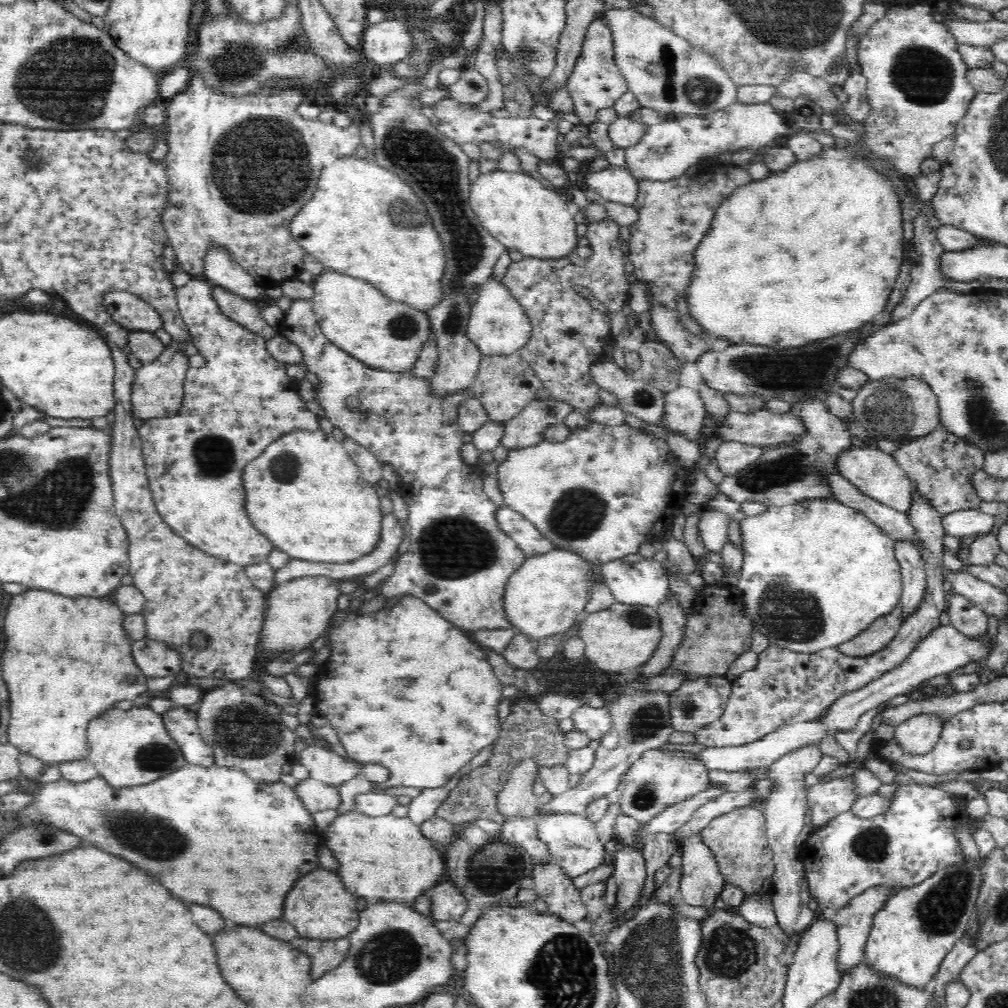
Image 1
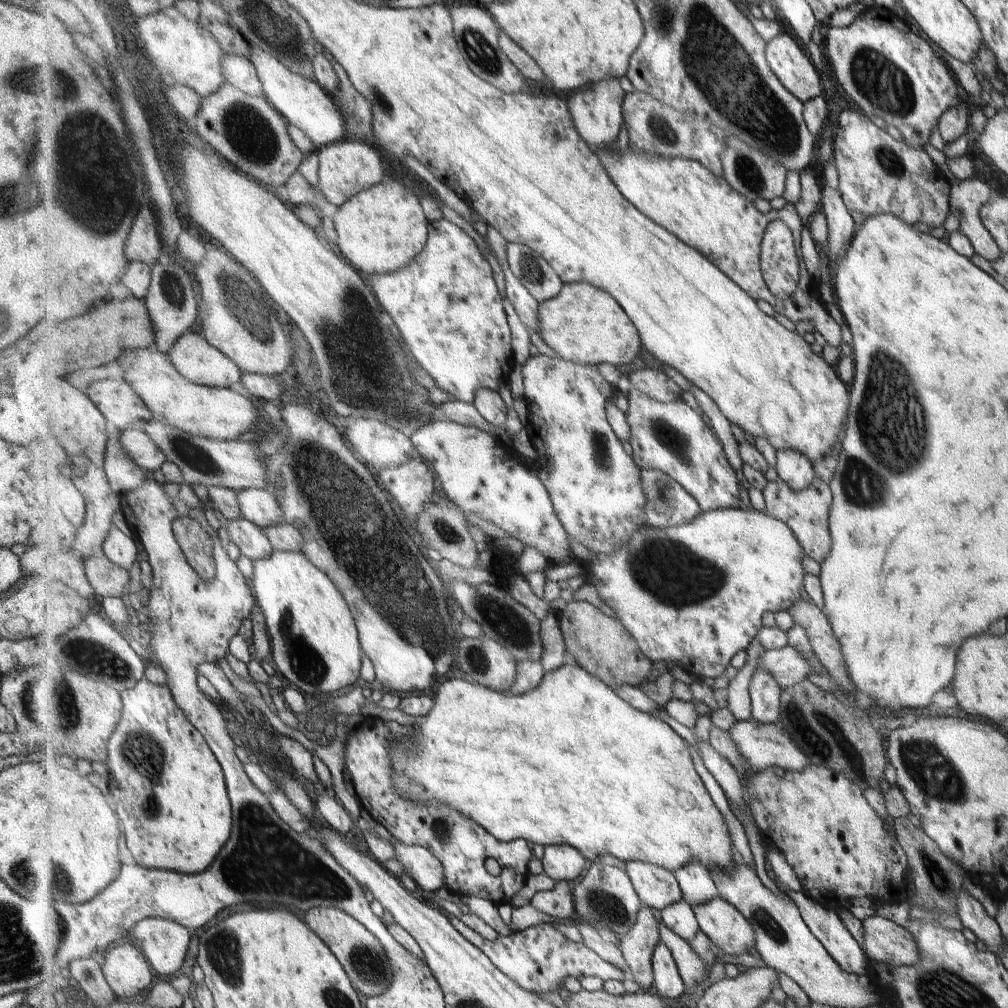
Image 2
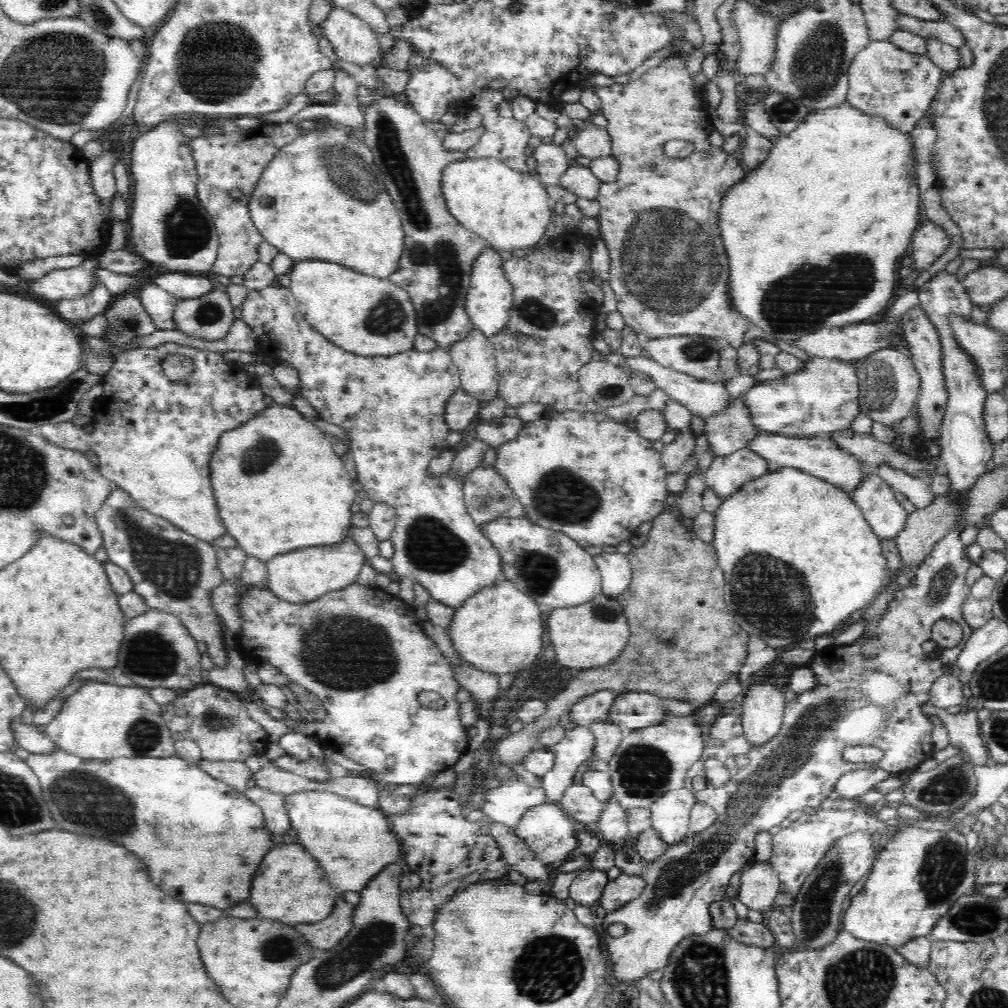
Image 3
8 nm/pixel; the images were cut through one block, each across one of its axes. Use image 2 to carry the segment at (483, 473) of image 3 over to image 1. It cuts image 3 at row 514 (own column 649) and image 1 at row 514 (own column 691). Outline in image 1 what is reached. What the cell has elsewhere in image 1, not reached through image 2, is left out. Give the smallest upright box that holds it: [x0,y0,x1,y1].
[495,506,554,557]

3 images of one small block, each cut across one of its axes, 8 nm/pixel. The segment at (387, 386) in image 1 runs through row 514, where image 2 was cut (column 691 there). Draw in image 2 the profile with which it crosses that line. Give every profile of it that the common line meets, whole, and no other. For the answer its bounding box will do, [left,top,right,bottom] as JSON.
[626,386,741,511]

